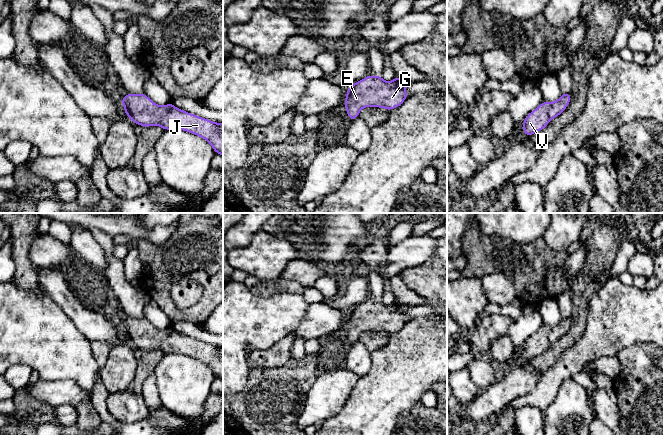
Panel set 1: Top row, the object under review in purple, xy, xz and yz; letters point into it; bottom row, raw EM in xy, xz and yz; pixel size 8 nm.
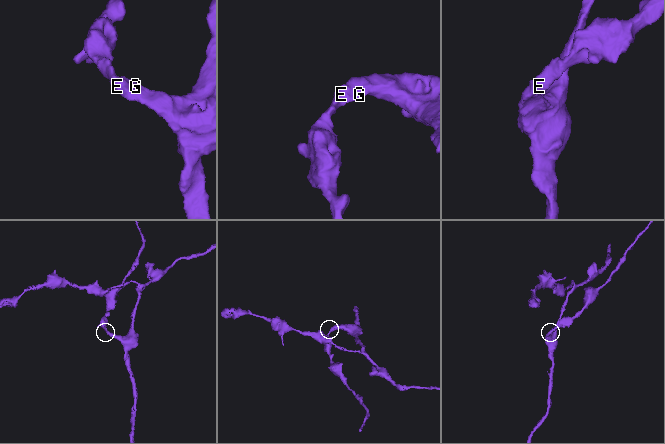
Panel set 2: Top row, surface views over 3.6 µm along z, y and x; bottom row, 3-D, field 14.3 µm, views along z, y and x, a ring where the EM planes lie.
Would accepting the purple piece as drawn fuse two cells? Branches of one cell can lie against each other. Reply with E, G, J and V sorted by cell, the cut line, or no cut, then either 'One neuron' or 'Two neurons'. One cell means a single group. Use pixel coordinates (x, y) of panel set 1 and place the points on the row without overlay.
Groups: E G J V. No split. One neuron

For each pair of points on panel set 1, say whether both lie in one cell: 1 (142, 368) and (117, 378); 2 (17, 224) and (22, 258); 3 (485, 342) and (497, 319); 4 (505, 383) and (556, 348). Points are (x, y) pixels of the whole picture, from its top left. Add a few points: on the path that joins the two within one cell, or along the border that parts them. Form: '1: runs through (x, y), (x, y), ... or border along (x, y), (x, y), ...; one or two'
1: border along (135, 348), (136, 373), (131, 386); two
2: runs through (21, 232), (21, 250); one
3: runs through (491, 336), (497, 325); one
4: border along (524, 363), (543, 374); two

